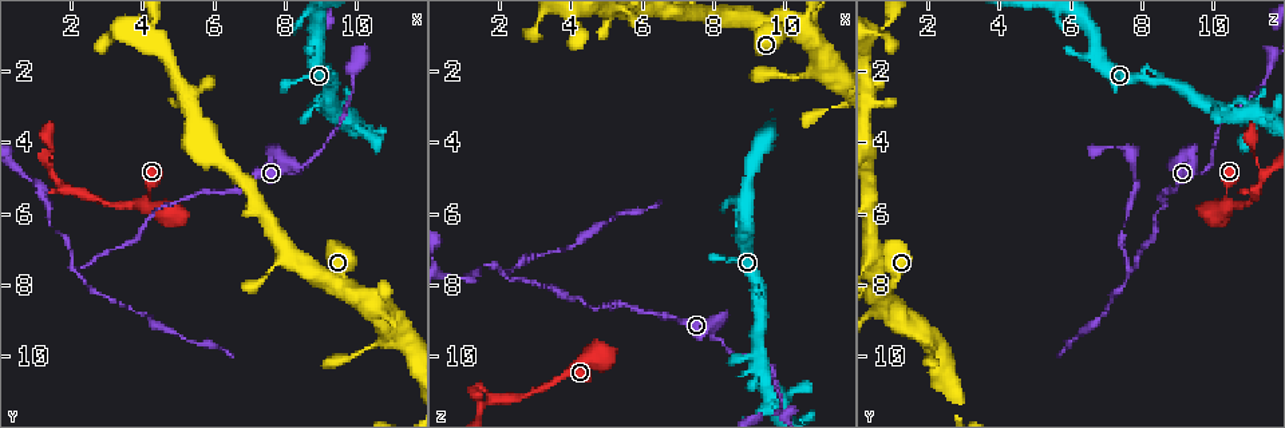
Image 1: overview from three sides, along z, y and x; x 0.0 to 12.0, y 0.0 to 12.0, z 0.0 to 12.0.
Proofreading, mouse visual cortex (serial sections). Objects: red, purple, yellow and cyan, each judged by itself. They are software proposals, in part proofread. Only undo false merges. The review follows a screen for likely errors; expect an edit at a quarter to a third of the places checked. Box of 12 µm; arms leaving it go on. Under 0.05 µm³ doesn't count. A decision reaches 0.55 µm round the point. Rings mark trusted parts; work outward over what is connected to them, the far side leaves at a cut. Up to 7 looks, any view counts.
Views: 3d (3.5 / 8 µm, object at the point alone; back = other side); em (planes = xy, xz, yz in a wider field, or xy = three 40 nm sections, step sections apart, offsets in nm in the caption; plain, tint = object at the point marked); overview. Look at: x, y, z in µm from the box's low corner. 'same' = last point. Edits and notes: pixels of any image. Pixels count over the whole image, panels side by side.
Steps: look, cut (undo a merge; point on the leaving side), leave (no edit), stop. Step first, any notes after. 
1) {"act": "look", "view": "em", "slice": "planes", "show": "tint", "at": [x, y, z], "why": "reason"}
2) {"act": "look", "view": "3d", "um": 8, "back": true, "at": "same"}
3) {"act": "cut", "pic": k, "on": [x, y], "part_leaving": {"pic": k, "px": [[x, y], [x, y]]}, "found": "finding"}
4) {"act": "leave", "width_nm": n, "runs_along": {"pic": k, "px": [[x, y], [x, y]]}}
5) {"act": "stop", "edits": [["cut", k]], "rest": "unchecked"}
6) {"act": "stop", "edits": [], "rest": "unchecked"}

{"act": "look", "view": "3d", "um": 8, "at": [4.2, 5.9, 10.3], "why": "two arms in line, one across"}

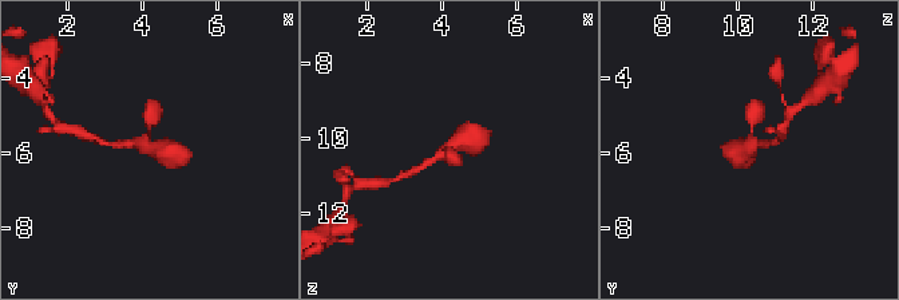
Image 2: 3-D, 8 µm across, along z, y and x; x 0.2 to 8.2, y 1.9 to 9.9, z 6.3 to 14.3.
{"act": "look", "view": "3d", "um": 3.5, "at": [4.3, 5.8, 10.2], "why": "closer look"}

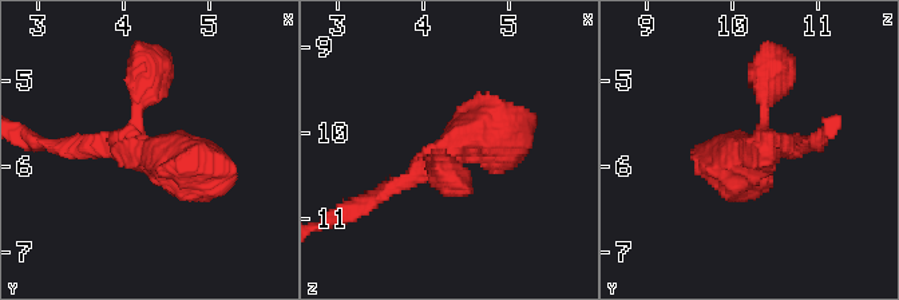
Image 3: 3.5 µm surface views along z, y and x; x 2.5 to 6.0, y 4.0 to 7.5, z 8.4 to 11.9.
{"act": "leave", "runs_along": {"pic": 3, "px": [[145, 78], [129, 139], [224, 169]]}, "found": "all the same cell"}

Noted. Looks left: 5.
{"act": "look", "view": "3d", "um": 3.5, "at": [2.2, 7.5, 7.8], "why": "three-way junction"}

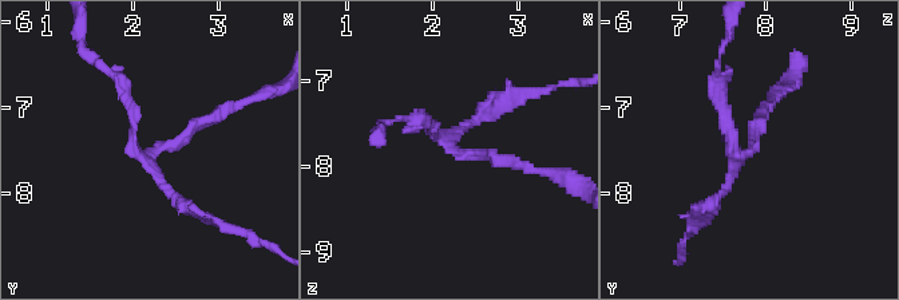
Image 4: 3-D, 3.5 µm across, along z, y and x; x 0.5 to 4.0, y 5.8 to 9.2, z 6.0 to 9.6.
{"act": "look", "view": "em", "slice": "xy", "step": 3, "show": "tint", "at": [2.20, 7.55, 7.80], "arms": 3, "arm_widths_nm": [150, 150, 150], "why": "now the EM"}

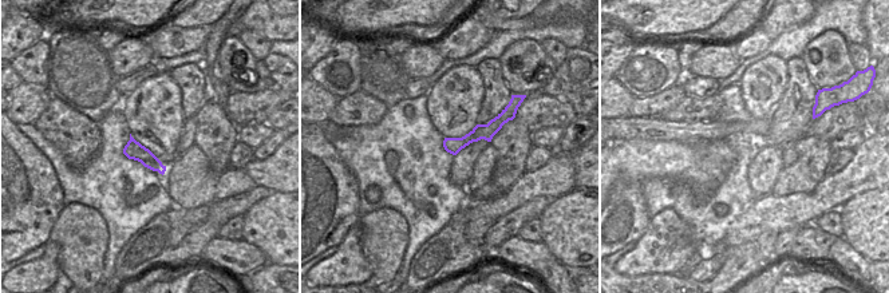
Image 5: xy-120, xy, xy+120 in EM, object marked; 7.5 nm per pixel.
{"act": "leave", "runs_along": {"pic": 5, "px": [[509, 110], [488, 131], [447, 146]]}, "found": "all the same cell"}

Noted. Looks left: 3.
{"act": "look", "view": "3d", "um": 8, "at": [1.4, 4.5, 11.2], "why": "narrows sharply"}

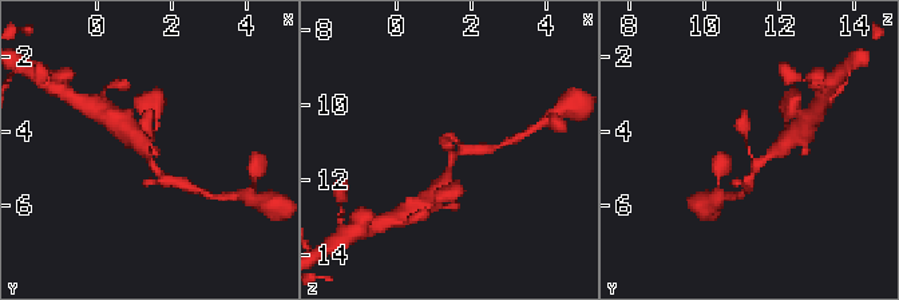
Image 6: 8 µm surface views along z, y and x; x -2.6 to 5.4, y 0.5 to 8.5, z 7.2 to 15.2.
{"act": "look", "view": "3d", "um": 3.5, "at": [1.5, 4.5, 11.3]}

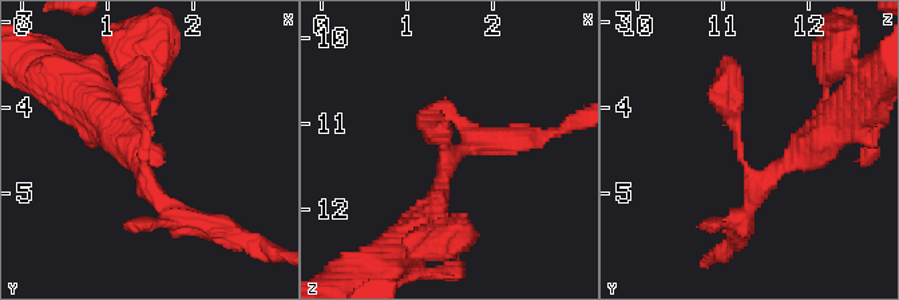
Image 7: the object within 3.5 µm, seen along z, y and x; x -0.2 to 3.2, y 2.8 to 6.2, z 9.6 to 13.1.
{"act": "look", "view": "em", "slice": "xy", "step": 2, "show": "tint", "at": [1.40, 4.55, 11.20]}

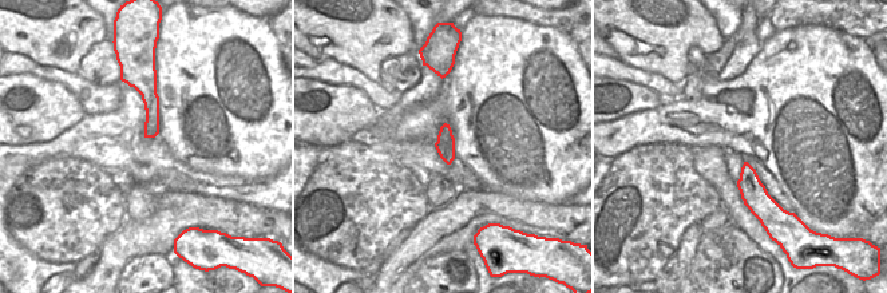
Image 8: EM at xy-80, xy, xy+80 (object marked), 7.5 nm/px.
{"act": "leave", "runs_along": {"pic": 7, "px": [[183, 218], [146, 181], [142, 66]]}, "found": "continuous, no second cell"}

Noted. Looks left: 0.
{"act": "stop", "edits": [], "rest": "unchecked"}

